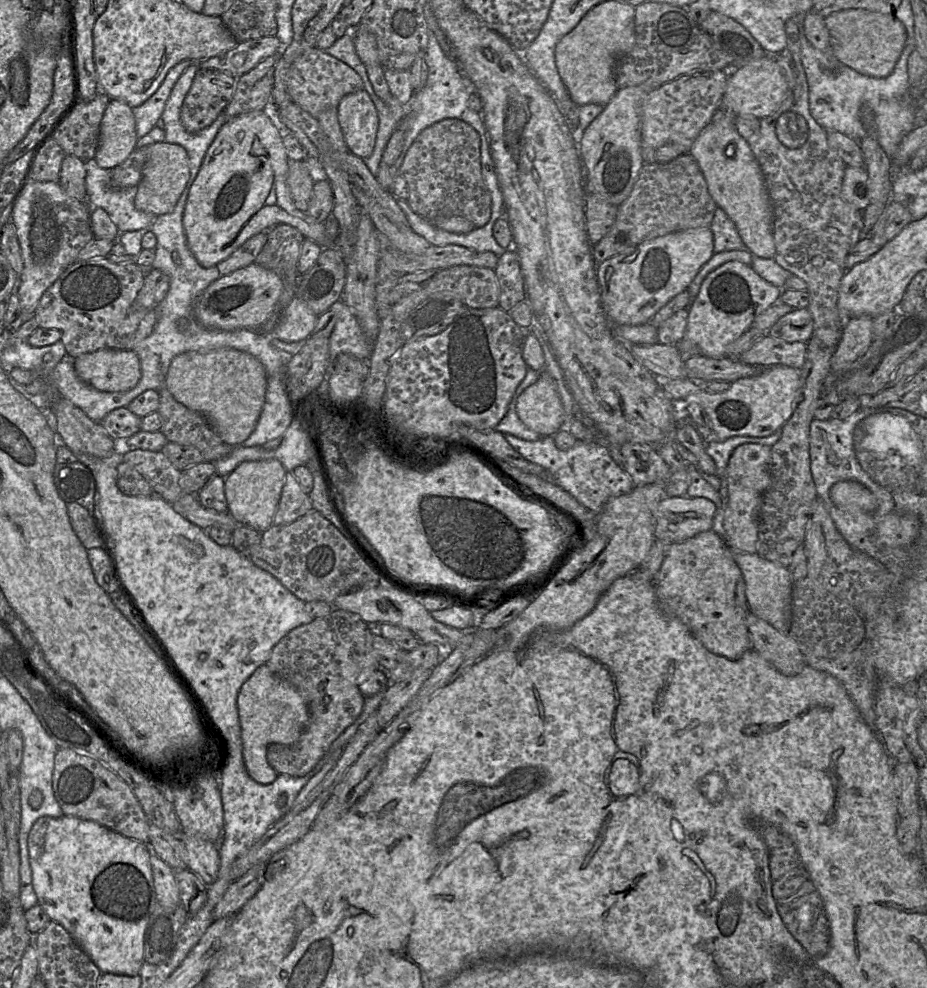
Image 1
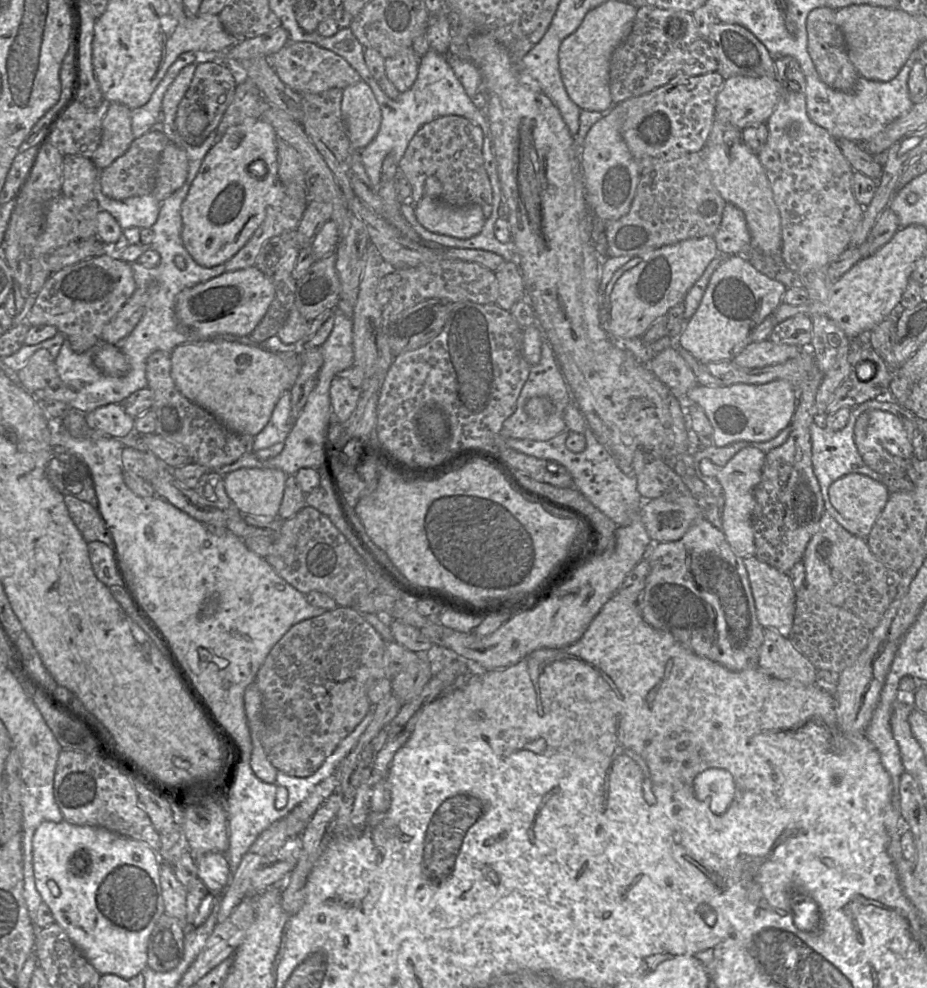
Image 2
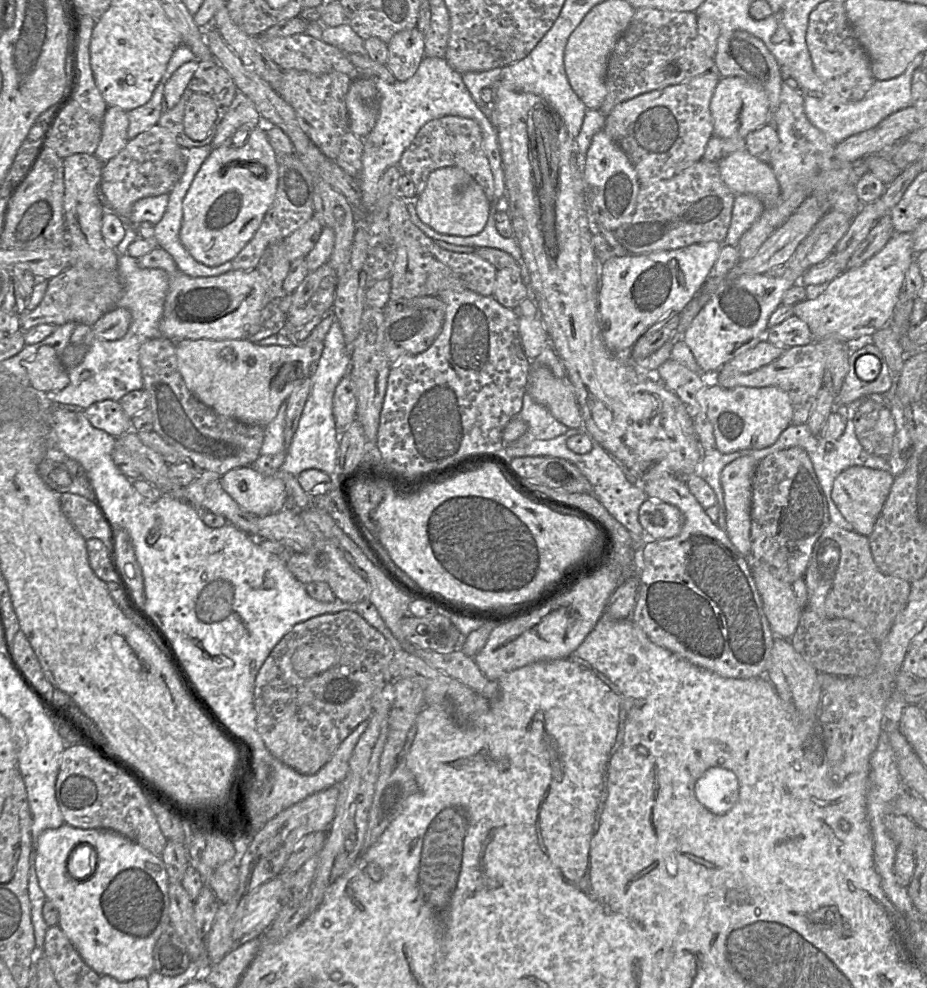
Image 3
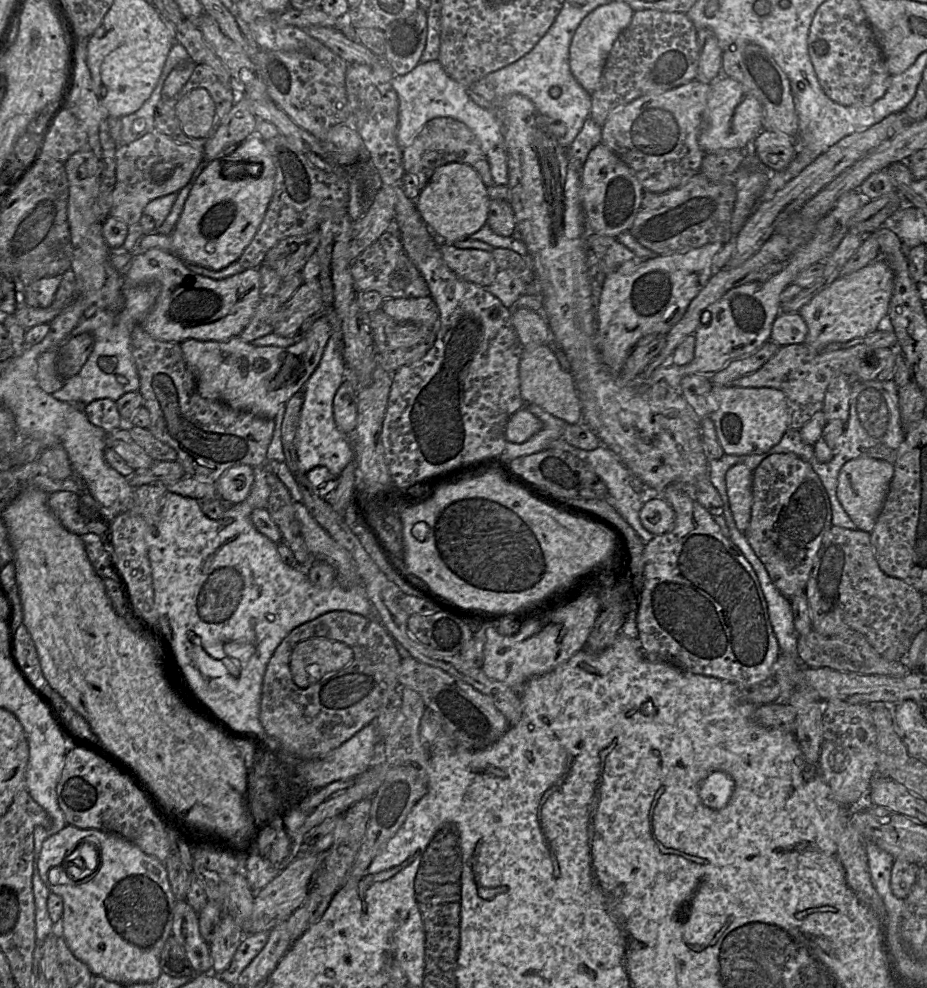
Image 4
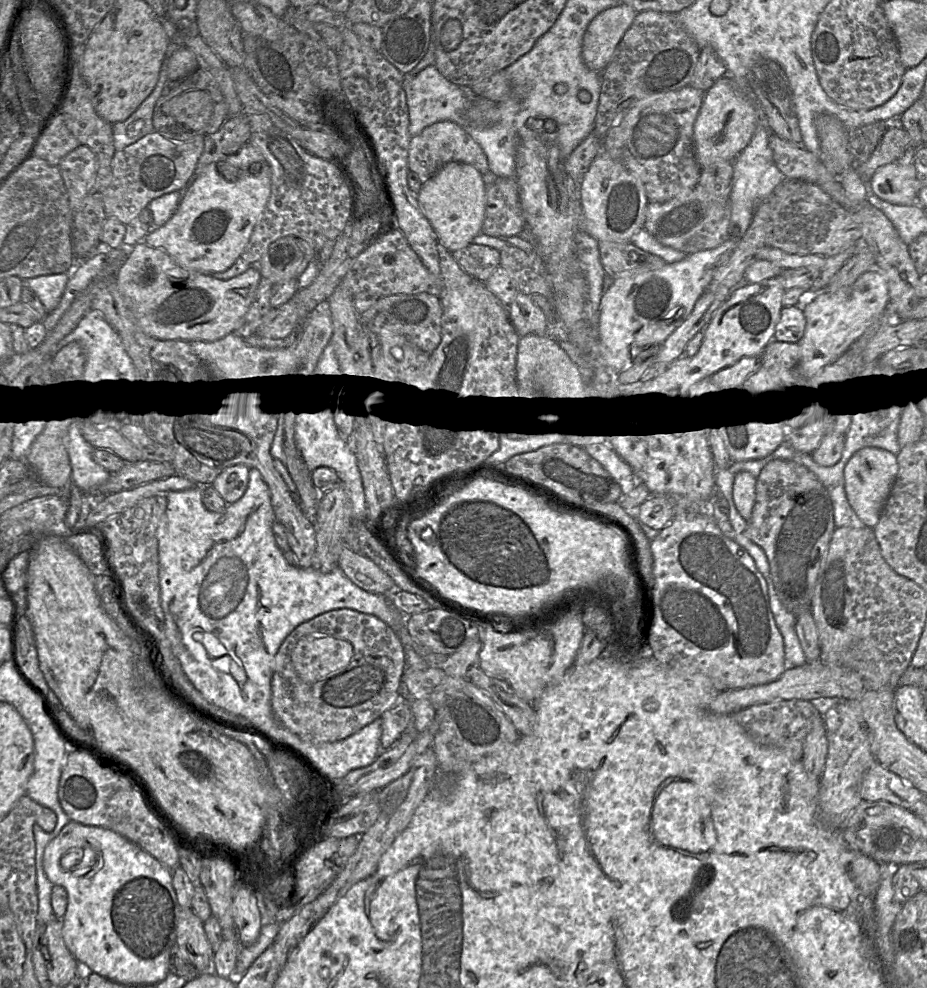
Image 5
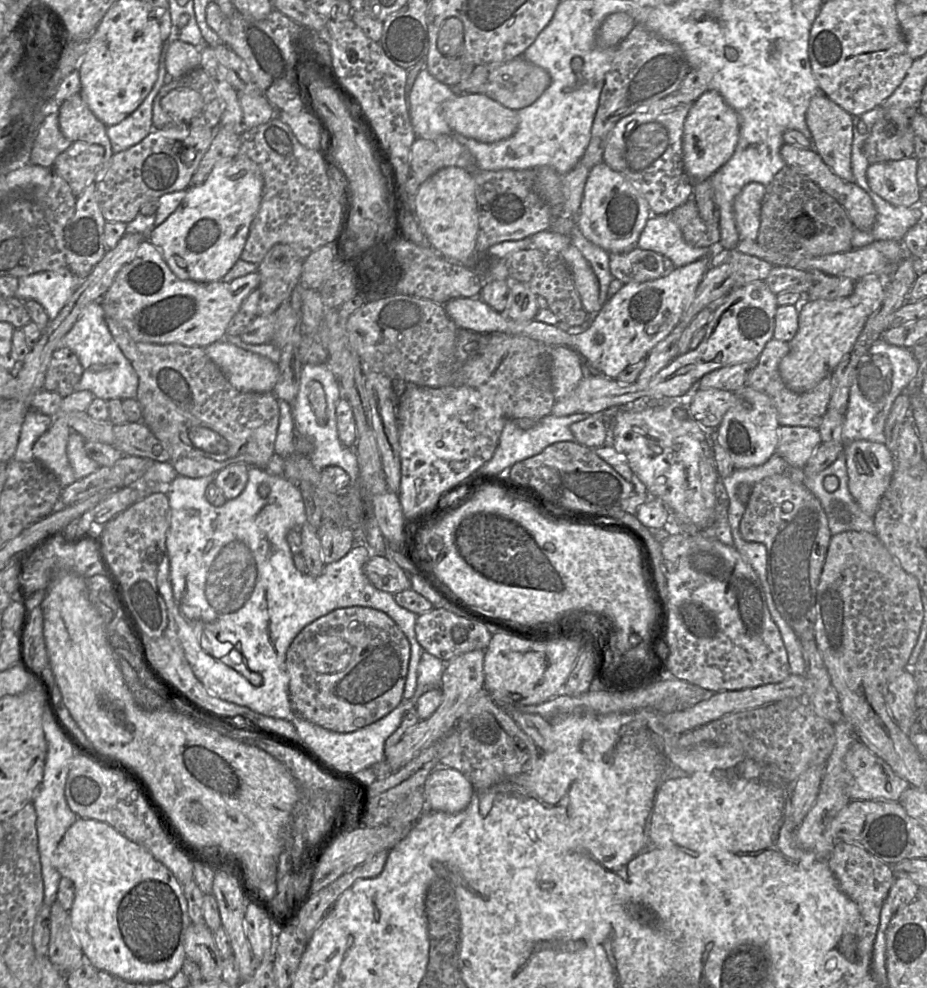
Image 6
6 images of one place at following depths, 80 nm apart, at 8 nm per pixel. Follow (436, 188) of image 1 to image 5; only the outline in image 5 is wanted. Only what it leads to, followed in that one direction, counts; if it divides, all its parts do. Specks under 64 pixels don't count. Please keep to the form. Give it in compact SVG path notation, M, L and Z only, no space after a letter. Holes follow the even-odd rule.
M440 121L426 127L419 135L412 137L409 145L408 165L411 172L419 176L421 184L427 182L441 167L450 162L469 164L482 175L490 172L487 157L481 146L466 130L452 121Z

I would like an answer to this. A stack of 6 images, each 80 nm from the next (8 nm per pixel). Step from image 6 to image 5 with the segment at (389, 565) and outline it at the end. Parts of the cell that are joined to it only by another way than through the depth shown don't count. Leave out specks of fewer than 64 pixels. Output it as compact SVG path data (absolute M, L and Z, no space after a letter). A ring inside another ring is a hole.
M349 547L342 548L338 567L355 585L368 592L390 595L397 589L393 579L376 563Z

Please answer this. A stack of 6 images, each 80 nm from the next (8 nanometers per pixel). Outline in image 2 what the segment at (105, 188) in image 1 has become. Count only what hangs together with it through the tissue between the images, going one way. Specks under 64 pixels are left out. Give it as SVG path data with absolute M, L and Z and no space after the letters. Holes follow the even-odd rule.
M99 179L95 181L94 193L100 209L109 212L123 230L130 227L152 228L158 219L161 202L152 194L115 200L103 193Z

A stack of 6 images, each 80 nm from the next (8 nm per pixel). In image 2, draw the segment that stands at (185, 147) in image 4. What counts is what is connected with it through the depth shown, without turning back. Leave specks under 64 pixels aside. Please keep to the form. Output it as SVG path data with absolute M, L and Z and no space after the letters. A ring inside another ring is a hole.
M152 129L135 138L122 156L100 170L99 180L103 193L115 200L152 194L156 183L159 158L169 142L163 131Z

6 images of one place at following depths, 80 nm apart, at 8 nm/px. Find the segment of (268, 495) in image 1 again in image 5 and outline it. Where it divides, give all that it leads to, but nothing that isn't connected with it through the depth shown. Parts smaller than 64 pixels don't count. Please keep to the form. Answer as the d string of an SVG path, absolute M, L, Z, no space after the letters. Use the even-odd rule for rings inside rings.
M244 464L223 470L211 484L227 504L236 502L245 493L249 482L250 467Z

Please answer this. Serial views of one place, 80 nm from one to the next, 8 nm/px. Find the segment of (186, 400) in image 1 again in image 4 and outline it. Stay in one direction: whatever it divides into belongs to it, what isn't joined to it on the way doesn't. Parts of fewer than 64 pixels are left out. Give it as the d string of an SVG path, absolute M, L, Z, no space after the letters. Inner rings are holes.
M330 323L314 324L304 338L284 348L257 347L239 337L226 341L188 339L180 347L203 398L220 400L234 409L274 419L280 406L303 389L319 364L331 333Z

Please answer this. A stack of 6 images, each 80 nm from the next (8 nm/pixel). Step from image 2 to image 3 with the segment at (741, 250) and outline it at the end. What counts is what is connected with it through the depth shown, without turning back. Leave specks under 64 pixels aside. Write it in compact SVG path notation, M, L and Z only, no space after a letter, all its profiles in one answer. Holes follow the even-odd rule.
M735 195L731 222L723 244L736 247L742 234L752 226L764 208L762 200L755 195Z

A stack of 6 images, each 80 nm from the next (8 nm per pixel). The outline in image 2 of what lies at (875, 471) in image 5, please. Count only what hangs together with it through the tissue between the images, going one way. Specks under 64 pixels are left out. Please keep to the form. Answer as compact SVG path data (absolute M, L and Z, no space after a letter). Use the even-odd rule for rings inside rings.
M859 473L847 474L829 487L831 504L844 518L856 524L864 539L883 511L889 495L884 484Z

